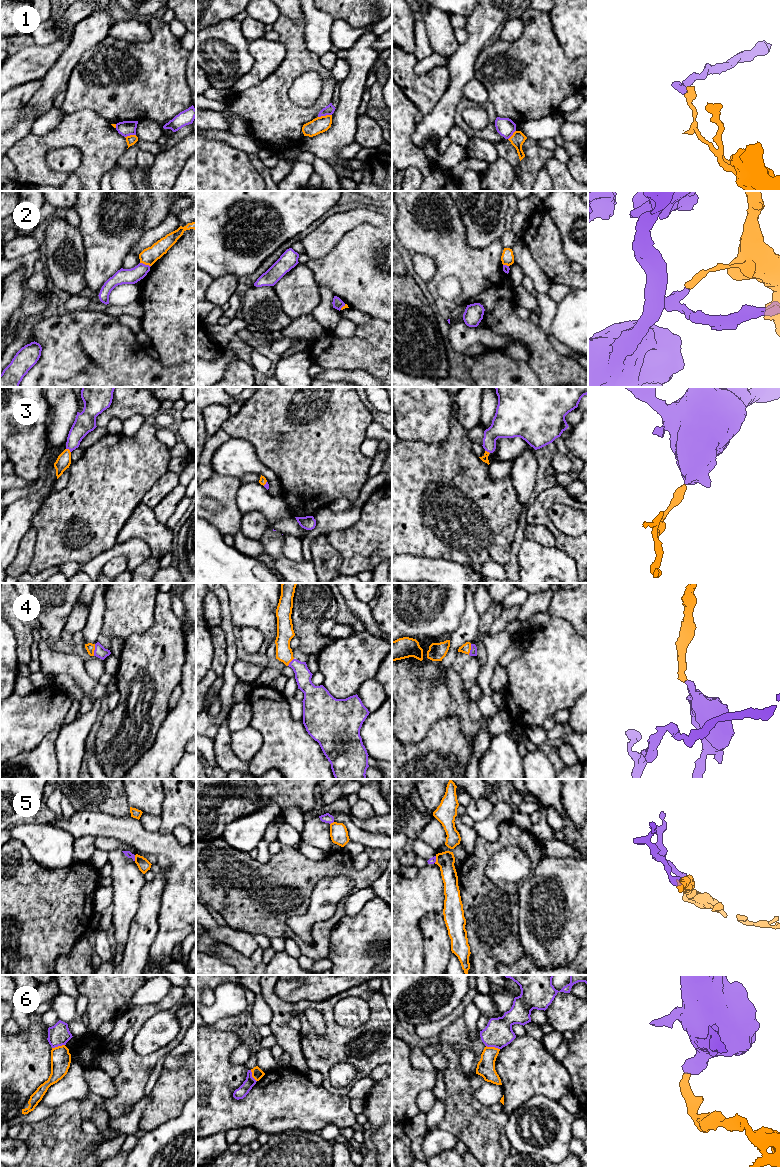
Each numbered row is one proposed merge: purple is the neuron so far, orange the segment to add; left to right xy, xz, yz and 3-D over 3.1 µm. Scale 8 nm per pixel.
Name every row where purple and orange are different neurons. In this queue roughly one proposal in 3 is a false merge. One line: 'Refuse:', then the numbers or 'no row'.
Refuse: 1, 2, 5, 6

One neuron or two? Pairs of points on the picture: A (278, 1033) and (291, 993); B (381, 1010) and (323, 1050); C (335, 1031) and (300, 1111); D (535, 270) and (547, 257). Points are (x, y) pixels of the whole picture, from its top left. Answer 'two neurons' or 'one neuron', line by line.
A: two neurons
B: one neuron
C: two neurons
D: two neurons

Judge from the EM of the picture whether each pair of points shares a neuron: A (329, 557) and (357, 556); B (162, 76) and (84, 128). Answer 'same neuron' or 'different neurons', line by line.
A: different neurons
B: different neurons

